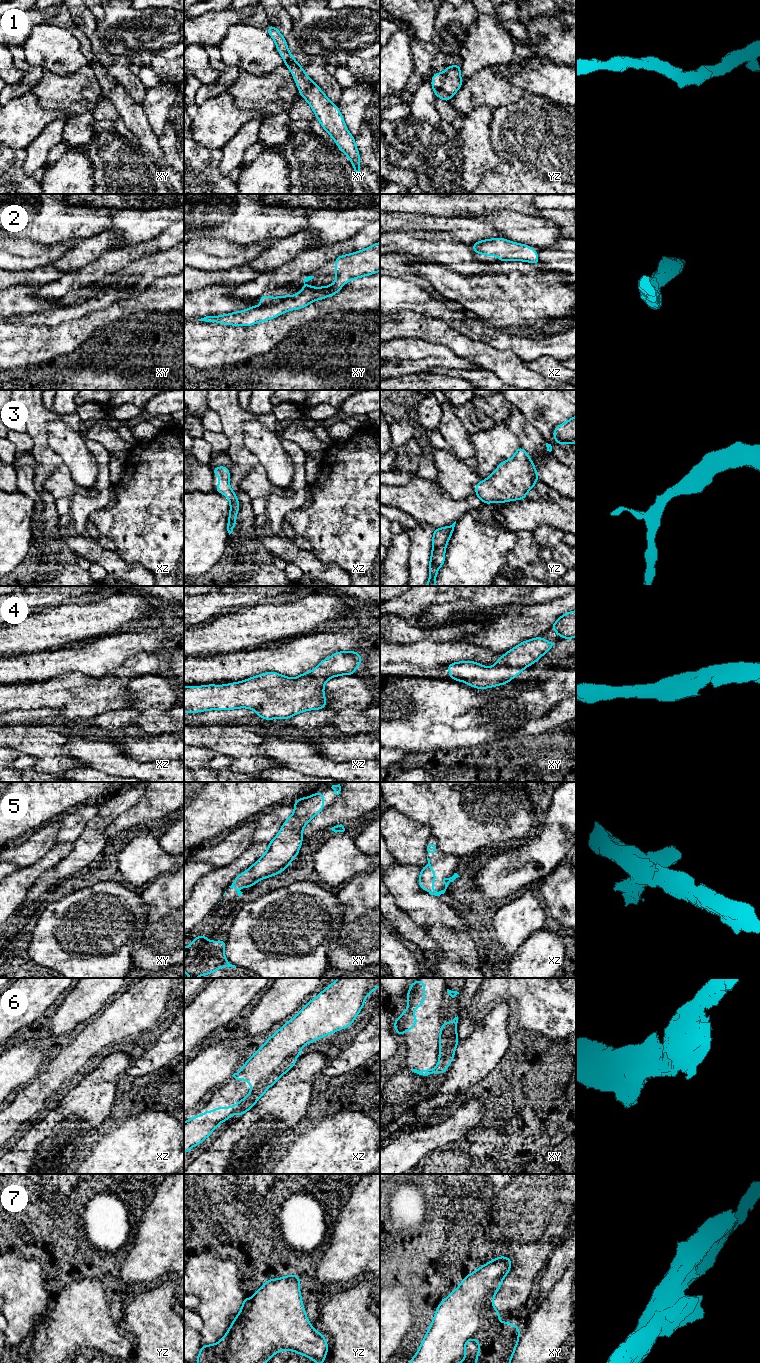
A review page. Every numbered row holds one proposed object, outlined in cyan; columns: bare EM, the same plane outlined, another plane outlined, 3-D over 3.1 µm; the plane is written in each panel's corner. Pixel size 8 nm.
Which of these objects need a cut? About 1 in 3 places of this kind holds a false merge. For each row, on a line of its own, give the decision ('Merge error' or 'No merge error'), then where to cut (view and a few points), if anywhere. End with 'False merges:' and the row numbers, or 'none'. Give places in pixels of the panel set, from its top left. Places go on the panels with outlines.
1: No merge error. No split
2: No merge error. No split
3: No merge error. No split
4: No merge error. No split
5: No merge error. No split
6: No merge error. No split
7: No merge error. No split
False merges: none

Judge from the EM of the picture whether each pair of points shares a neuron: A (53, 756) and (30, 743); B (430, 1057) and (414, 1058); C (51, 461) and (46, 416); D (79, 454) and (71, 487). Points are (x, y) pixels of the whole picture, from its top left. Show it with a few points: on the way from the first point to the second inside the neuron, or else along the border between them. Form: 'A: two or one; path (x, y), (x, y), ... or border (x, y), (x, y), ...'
A: one; path (47, 750), (40, 743), (36, 743)
B: one; path (426, 1057), (418, 1057)
C: one; path (41, 450), (40, 427)
D: two; border (63, 462), (77, 484), (93, 487)

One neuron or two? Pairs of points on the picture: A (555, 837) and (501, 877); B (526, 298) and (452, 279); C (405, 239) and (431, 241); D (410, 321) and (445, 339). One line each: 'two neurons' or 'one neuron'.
A: one neuron
B: one neuron
C: one neuron
D: one neuron

